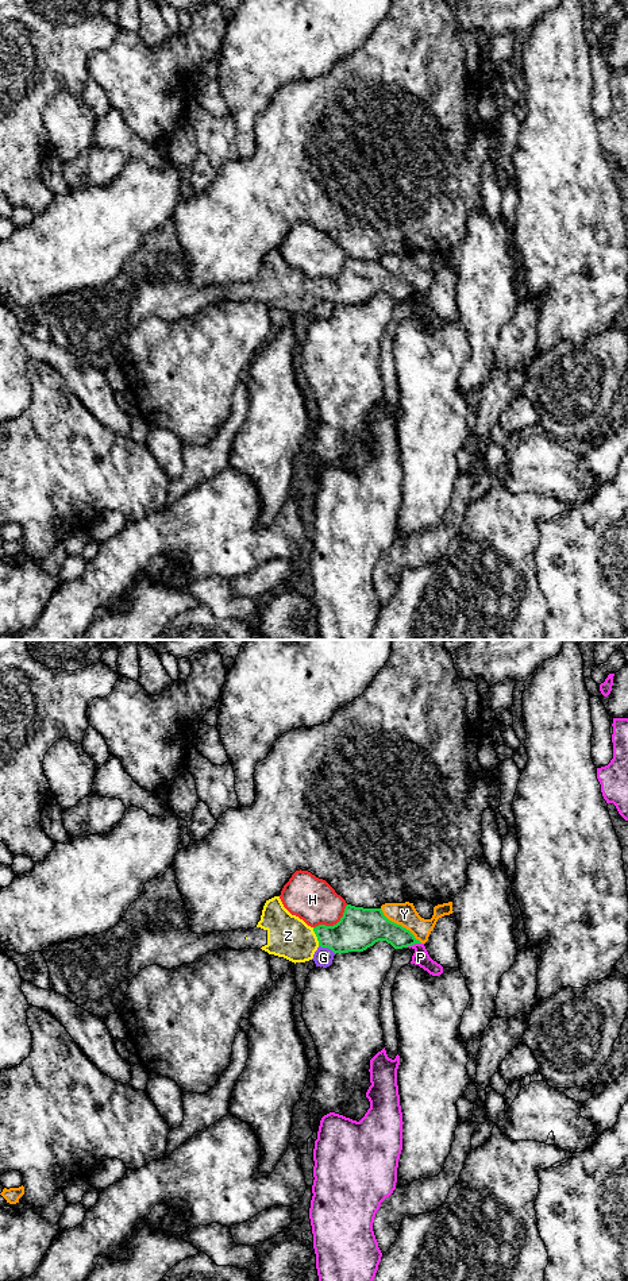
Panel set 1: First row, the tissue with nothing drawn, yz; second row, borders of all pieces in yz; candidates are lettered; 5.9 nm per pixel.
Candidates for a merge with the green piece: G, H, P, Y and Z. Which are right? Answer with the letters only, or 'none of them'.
Z

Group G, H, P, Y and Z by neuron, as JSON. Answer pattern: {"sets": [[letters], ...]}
{"sets": [["G"], ["H"], ["P"], ["Y"], ["Z"]]}

